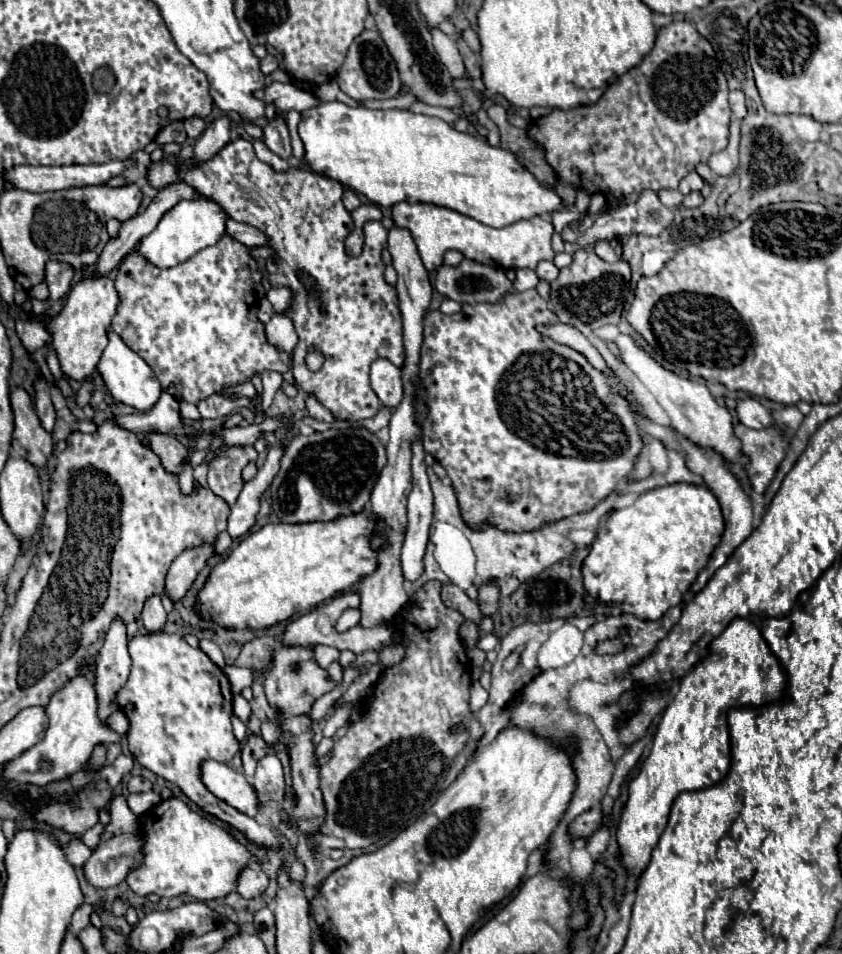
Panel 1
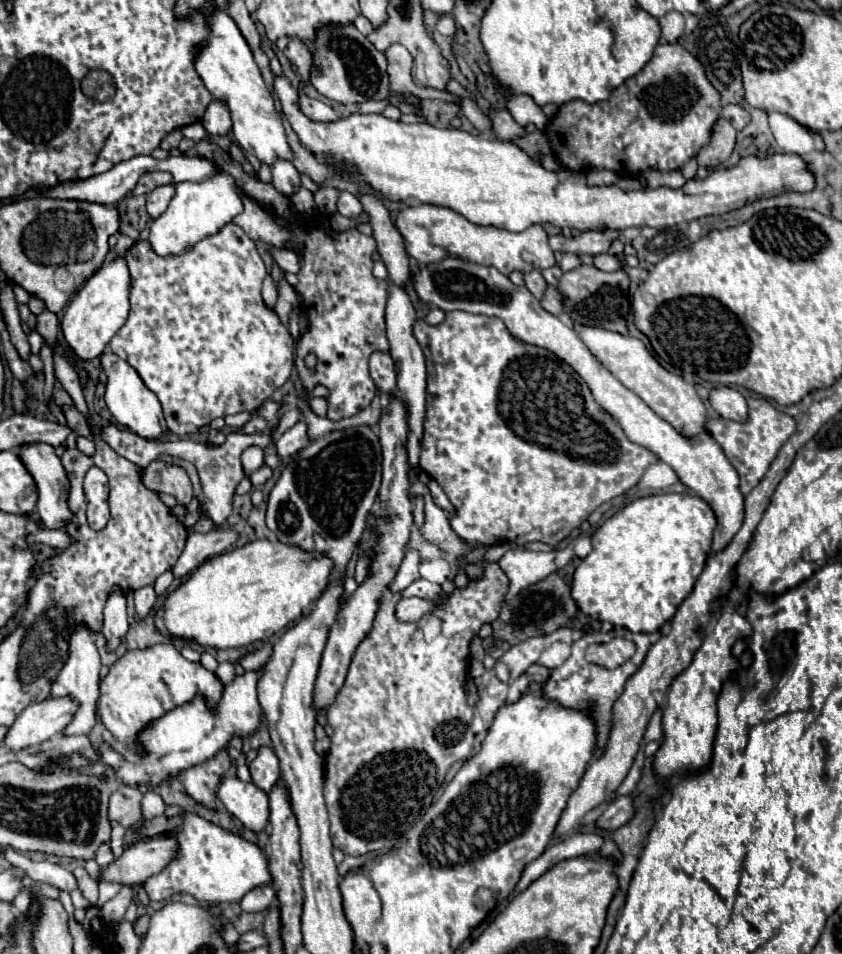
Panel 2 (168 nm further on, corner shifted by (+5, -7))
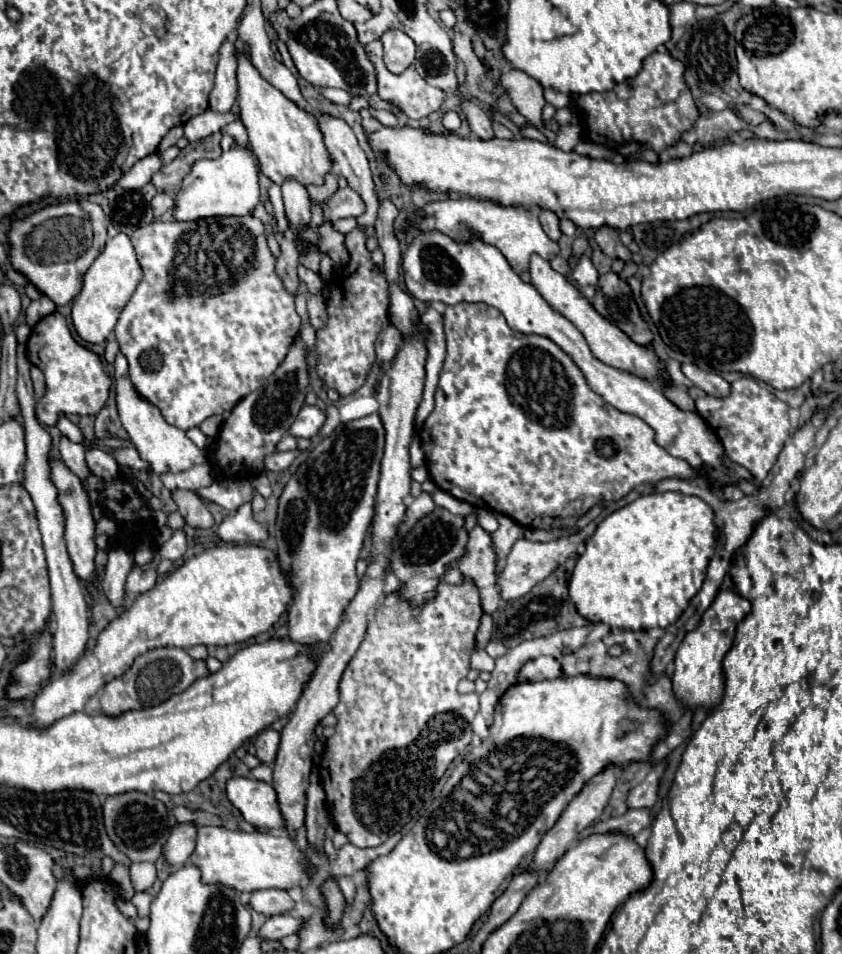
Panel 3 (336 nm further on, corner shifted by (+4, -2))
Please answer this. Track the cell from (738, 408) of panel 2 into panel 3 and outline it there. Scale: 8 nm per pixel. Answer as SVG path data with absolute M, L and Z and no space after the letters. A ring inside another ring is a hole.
M682 362L680 368L682 368L684 376L686 376L694 386L702 388L702 390L704 390L706 394L710 394L710 396L724 396L724 394L728 394L728 390L730 390L730 384L728 384L722 376L718 376L716 372L702 370L702 368L698 368L696 364L688 364L688 362Z

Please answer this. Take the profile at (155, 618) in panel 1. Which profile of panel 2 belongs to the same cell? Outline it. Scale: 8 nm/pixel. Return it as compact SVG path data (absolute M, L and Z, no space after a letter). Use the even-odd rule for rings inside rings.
M141 587L141 589L137 589L133 595L135 595L137 617L139 617L139 619L145 619L145 617L151 613L151 609L153 609L153 605L155 605L155 601L157 601L157 595L155 595L153 587Z

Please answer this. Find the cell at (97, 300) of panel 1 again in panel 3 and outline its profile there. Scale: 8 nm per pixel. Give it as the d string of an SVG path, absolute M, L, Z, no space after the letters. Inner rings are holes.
M122 232L108 238L104 250L98 254L98 258L92 262L92 266L88 268L88 272L84 276L82 292L74 298L72 322L74 322L76 332L90 344L98 344L98 342L108 340L108 336L112 334L112 330L116 326L116 320L118 320L122 308L126 306L126 302L134 294L142 276L144 274L142 274L142 268L138 264L138 258L136 258L136 252L132 248L130 238Z

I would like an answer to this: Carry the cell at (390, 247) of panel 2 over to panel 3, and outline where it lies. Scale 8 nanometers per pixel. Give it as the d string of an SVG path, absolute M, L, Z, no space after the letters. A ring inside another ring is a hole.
M320 116L320 128L322 128L322 134L324 134L326 148L328 148L328 152L333 159L332 171L343 176L347 180L348 186L354 188L366 202L366 212L356 218L358 226L374 226L376 212L378 212L378 206L380 206L380 198L376 194L376 186L374 186L372 174L370 174L368 158L366 158L364 150L358 146L358 140L356 140L352 128L344 120L332 118L332 116Z

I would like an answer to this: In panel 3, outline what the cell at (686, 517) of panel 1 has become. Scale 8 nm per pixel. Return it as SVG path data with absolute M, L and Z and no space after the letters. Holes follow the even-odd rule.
M652 492L640 496L604 518L596 532L586 540L586 552L578 558L570 576L570 598L578 614L592 624L604 622L610 628L622 630L666 628L680 618L690 598L702 586L708 562L714 554L714 542L714 512L698 496L684 496L680 492Z

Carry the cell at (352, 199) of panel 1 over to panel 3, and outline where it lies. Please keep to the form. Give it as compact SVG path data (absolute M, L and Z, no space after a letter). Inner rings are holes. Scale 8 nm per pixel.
M350 186L340 188L328 202L328 206L324 208L324 216L334 222L340 218L348 218L348 216L360 216L364 212L364 200L360 198L360 194L356 194L356 190L352 190Z

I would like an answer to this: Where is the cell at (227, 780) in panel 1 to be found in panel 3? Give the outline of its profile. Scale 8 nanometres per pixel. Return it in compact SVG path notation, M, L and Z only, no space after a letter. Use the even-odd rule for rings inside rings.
M232 778L228 780L228 800L242 812L244 820L256 828L284 828L284 816L278 808L276 790L260 780Z

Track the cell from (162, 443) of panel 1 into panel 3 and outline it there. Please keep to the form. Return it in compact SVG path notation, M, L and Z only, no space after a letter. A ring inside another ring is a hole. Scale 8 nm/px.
M174 490L172 492L176 504L178 504L178 512L182 514L182 518L186 520L188 526L194 526L194 528L212 528L214 526L214 518L212 514L208 512L206 504L190 490Z

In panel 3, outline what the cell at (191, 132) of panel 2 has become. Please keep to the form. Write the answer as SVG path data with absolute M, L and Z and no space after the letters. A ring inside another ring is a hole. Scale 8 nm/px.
M231 122L221 129L234 138L234 146L216 160L198 160L192 172L184 178L182 190L176 196L174 220L200 220L210 216L246 216L260 202L258 158L250 148L248 132L242 122Z

